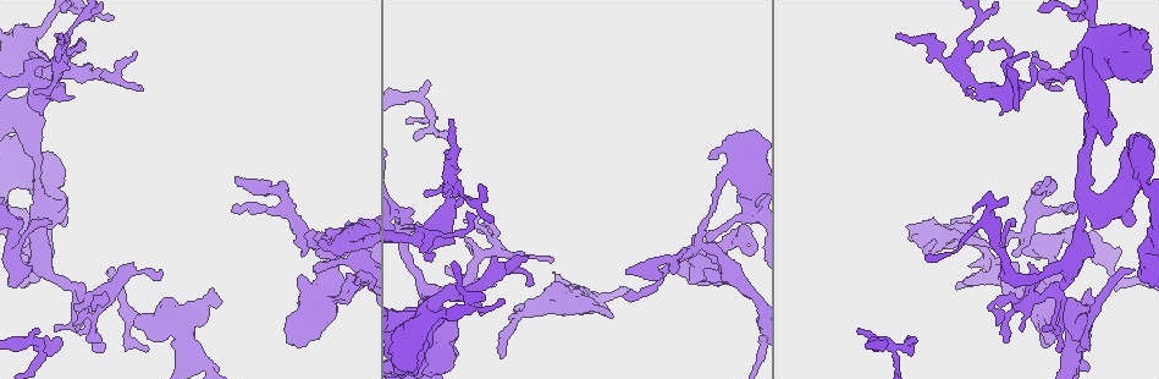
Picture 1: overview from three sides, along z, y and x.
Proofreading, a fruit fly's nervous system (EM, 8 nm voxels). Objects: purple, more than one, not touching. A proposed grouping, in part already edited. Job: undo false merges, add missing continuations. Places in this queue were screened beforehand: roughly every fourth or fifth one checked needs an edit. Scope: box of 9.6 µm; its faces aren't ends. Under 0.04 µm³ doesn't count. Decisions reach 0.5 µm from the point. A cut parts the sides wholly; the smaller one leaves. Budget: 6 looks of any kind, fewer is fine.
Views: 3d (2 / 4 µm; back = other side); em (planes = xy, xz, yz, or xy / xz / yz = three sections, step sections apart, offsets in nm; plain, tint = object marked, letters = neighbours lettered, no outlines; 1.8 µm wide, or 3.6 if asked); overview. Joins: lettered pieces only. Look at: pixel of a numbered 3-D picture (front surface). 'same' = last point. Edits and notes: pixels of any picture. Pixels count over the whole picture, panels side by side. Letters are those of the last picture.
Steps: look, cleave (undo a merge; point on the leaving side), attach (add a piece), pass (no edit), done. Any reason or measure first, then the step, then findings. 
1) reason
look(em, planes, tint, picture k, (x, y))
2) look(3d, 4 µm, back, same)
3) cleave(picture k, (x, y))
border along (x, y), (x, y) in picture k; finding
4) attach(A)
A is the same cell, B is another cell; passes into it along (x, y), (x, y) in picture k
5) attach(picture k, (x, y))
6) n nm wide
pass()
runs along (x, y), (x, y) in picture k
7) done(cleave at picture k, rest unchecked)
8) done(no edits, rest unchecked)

look(3d, 2 µm, picture 1, (107, 270))

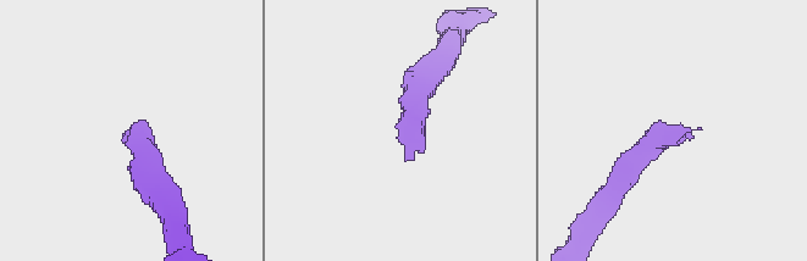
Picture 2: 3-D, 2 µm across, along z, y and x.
look(em, planes, letters, picture 2, (698, 127))

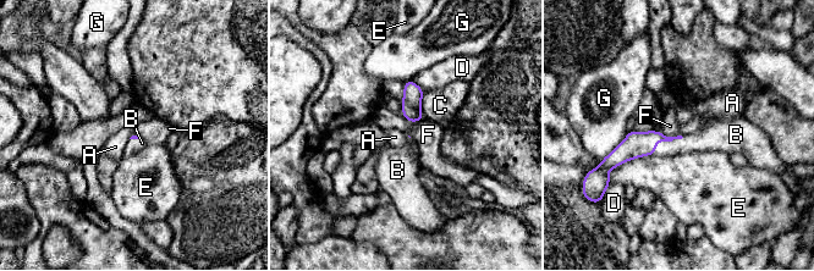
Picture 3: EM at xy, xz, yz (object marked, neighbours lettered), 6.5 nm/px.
attach(B)
B is the same cell, A, C, D, E, F and G are other cells; it goes on there

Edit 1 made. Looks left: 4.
see it whole again
look(overview)

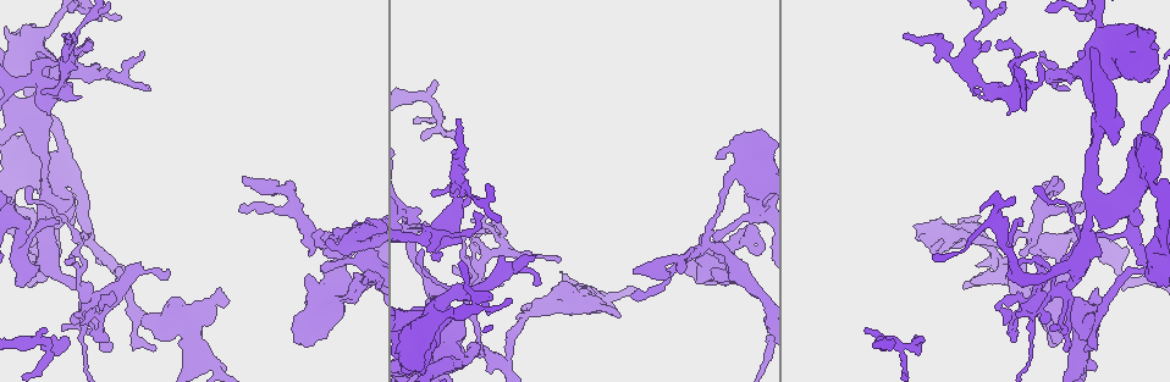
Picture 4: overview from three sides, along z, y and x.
sharp bend
look(3d, 2 µm, picture 4, (711, 245))

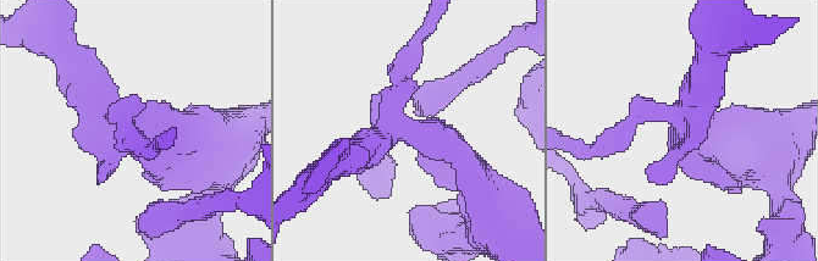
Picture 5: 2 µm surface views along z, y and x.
now the EM
look(em, planes, letters, picture 5, (401, 134))

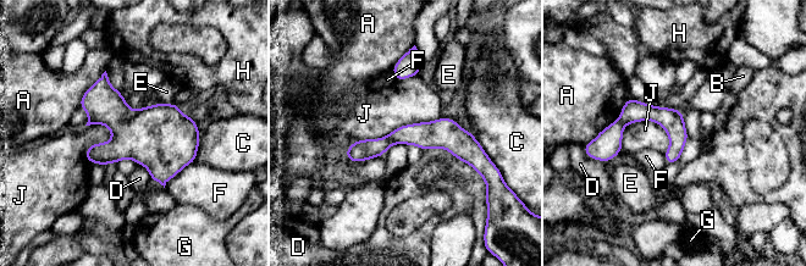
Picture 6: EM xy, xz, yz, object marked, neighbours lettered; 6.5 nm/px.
cleave(picture 6, (607, 144))
A, B, C, D, E, F, G, H and J are other cells; border along (618, 118), (624, 126) in picture 6; two neurons meet here

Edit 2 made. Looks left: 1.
tapers out
look(em, planes, letters, picture 4, (865, 328))

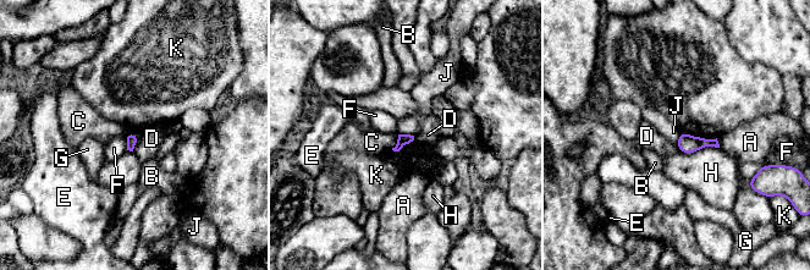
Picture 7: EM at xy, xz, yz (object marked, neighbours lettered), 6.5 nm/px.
H touches over 260 nm
pass()
A, B, C, D, E, F, G, H, J and K are other cells; border along (398, 133), (413, 136) in picture 7; none of them fits

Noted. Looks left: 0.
done(attach at picture 3, cleave at picture 6, rest unchecked)

